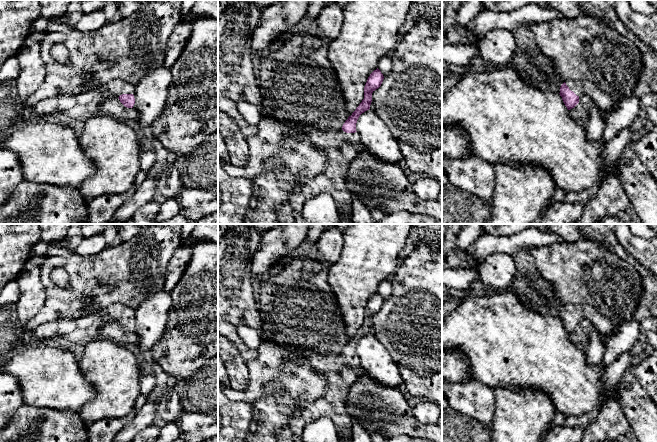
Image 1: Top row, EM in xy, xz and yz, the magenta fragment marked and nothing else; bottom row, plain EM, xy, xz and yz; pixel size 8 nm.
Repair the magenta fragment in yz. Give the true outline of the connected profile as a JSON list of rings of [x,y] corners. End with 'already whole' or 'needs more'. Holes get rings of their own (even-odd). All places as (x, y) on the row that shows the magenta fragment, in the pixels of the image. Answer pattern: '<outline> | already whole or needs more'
[[[565,81],[560,87],[560,96],[568,110],[579,103],[579,97],[588,95],[599,111],[609,113],[613,110],[614,104],[619,101],[614,95],[602,92],[590,81]]] | needs more

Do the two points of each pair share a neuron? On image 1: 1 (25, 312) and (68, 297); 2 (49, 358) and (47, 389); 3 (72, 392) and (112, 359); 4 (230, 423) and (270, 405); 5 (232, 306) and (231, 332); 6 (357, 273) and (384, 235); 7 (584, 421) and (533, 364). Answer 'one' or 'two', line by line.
1: two
2: one
3: two
4: two
5: two
6: one
7: two

